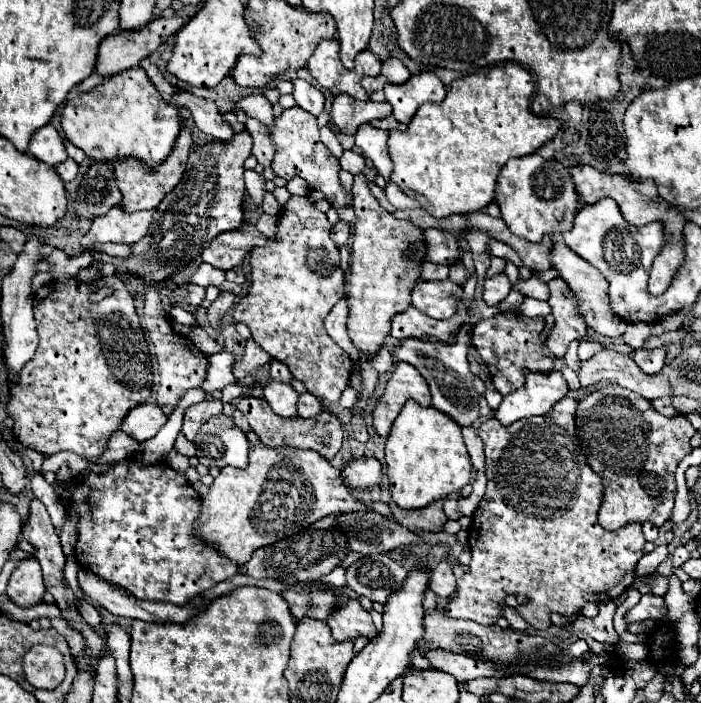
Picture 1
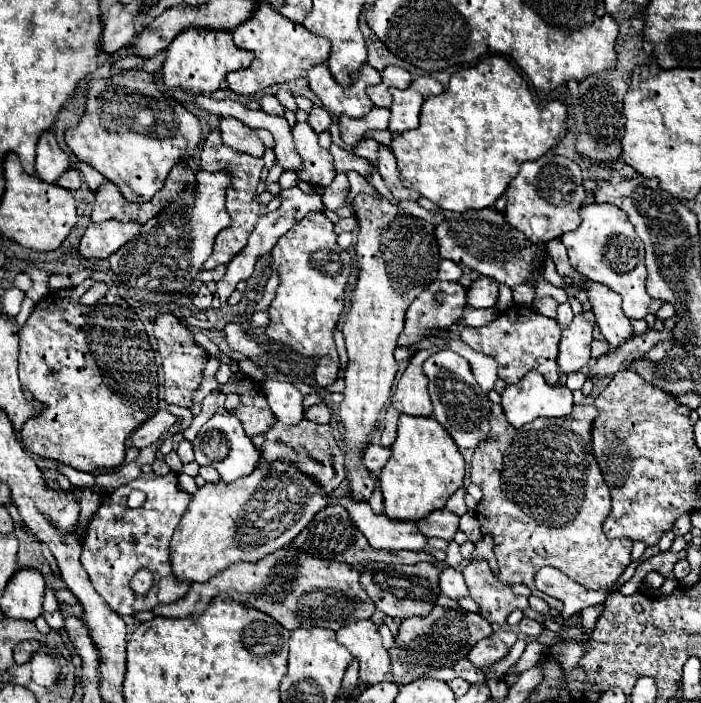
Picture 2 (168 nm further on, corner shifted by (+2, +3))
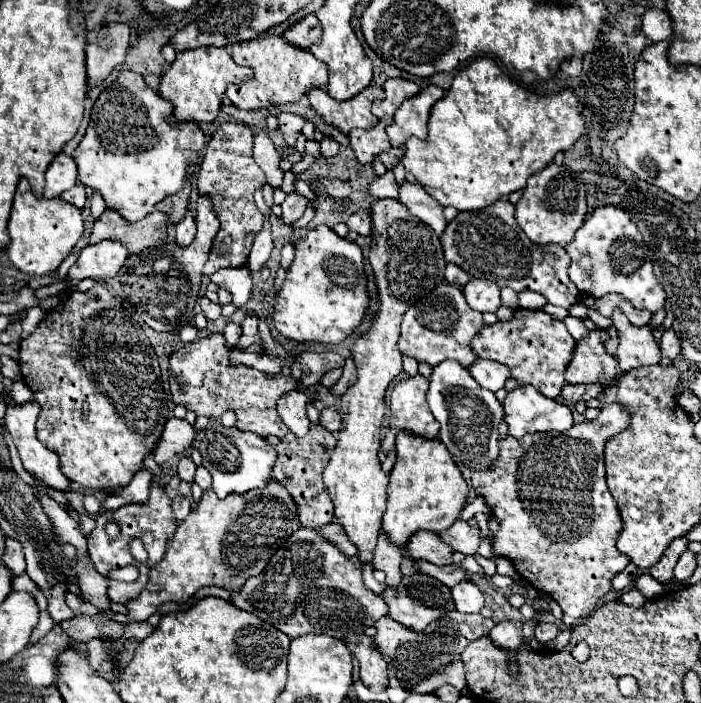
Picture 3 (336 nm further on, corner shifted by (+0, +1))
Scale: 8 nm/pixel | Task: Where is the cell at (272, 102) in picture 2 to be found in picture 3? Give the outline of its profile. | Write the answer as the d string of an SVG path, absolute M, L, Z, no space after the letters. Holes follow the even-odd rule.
M281 112L277 114L279 118L279 130L283 132L283 138L285 138L285 144L287 148L295 148L295 142L301 134L301 128L305 124L305 120L297 114L287 114L287 112Z

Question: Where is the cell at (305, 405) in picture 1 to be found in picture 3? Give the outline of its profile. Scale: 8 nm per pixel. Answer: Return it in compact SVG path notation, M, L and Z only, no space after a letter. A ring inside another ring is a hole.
M325 408L321 412L321 426L329 432L341 430L341 414L335 408Z

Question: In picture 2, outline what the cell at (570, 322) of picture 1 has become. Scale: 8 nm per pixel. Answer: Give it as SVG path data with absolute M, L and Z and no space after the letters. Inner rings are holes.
M589 310L589 312L577 314L571 320L571 324L563 328L559 356L557 356L557 364L563 372L567 374L577 372L583 366L587 366L587 362L591 360L589 344L593 340L593 326L595 326L595 316Z

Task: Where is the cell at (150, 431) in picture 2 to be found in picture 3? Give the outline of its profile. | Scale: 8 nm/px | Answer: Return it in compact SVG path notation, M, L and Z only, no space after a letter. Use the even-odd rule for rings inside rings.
M171 418L165 424L163 436L157 442L155 450L153 450L153 460L157 464L165 464L169 462L173 456L185 452L191 448L191 444L195 442L195 428L187 422L187 420L179 420L179 418Z

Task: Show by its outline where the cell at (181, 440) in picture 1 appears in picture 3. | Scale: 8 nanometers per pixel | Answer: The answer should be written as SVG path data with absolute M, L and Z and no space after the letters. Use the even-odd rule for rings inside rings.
M183 456L181 460L179 460L179 466L177 466L177 476L181 478L181 480L185 480L185 482L193 482L193 476L195 476L195 464L193 464L193 460L189 458L189 456Z

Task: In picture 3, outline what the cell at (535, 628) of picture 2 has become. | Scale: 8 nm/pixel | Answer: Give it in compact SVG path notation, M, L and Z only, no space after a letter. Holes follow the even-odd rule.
M541 622L541 624L537 624L537 628L535 628L535 638L539 640L539 642L551 642L551 640L555 640L557 638L557 634L559 634L561 630L559 630L559 626L557 624L545 624L545 622Z

